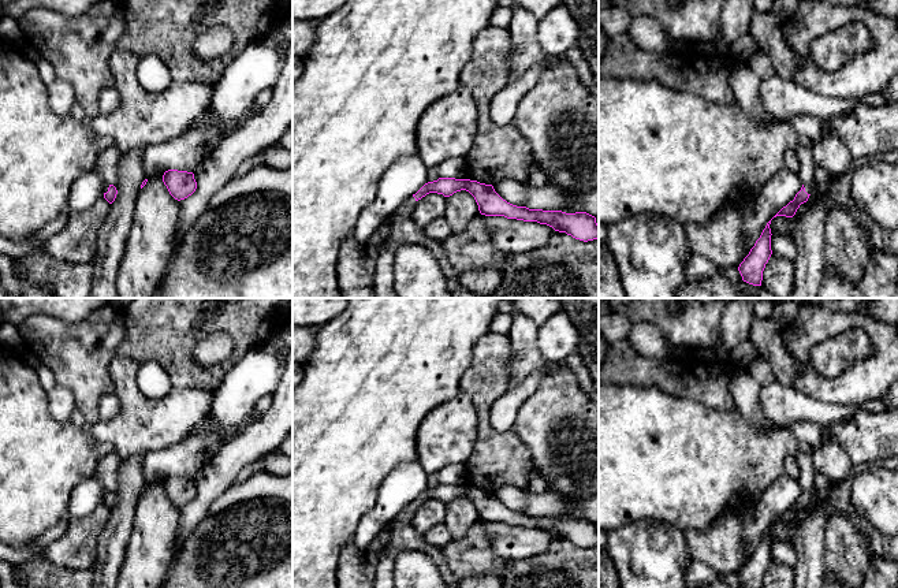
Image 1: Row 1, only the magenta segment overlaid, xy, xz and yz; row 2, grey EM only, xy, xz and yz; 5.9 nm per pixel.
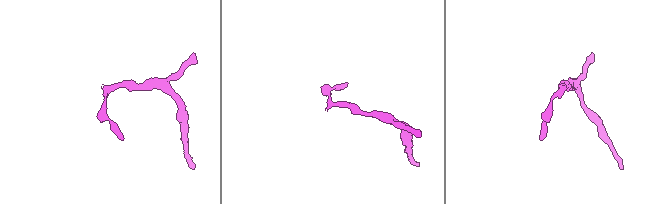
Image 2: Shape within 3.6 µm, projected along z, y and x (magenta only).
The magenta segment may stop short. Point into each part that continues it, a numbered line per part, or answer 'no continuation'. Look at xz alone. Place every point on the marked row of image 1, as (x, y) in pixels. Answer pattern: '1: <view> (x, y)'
1: xz (407, 207)

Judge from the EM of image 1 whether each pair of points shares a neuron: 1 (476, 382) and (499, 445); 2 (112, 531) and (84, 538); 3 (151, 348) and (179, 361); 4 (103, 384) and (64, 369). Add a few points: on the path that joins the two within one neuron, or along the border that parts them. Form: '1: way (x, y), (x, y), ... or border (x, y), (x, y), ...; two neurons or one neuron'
1: way (483, 397), (484, 430); one neuron
2: border (111, 510), (97, 543), (97, 555), (93, 565); two neurons
3: way (157, 348), (166, 348), (172, 354); one neuron
4: way (93, 382), (81, 369), (74, 369); one neuron

